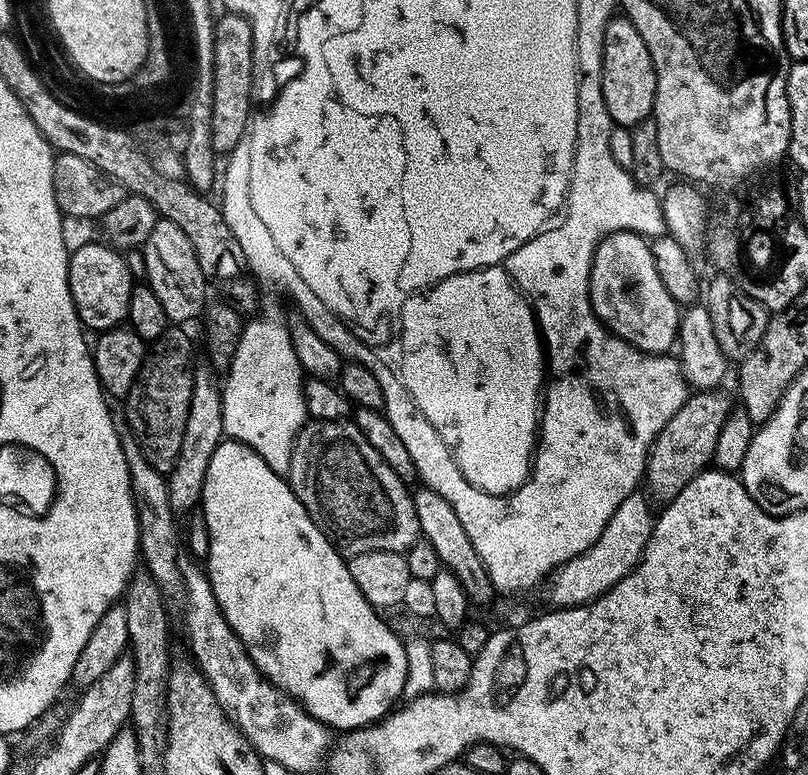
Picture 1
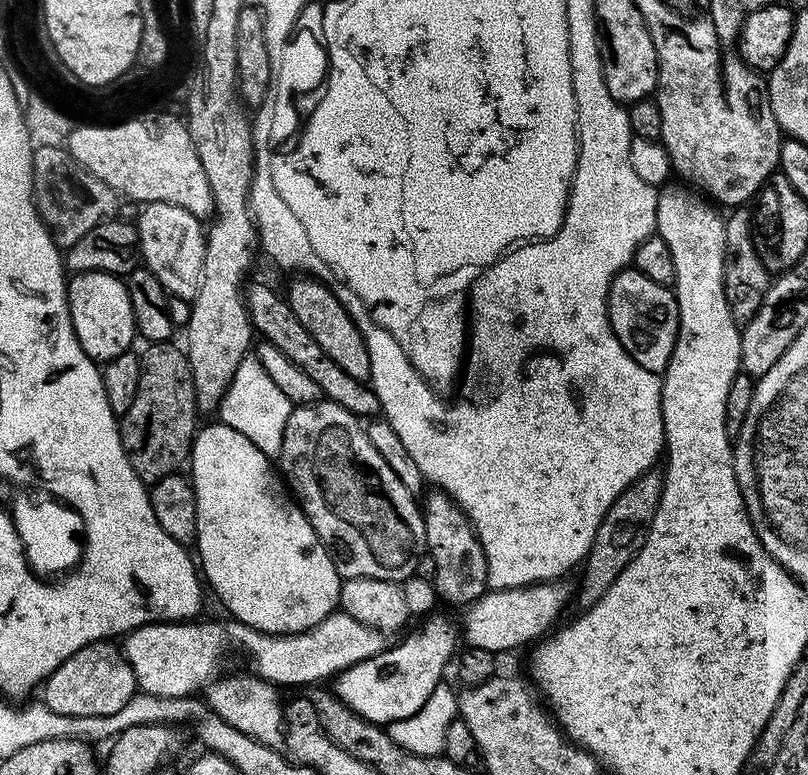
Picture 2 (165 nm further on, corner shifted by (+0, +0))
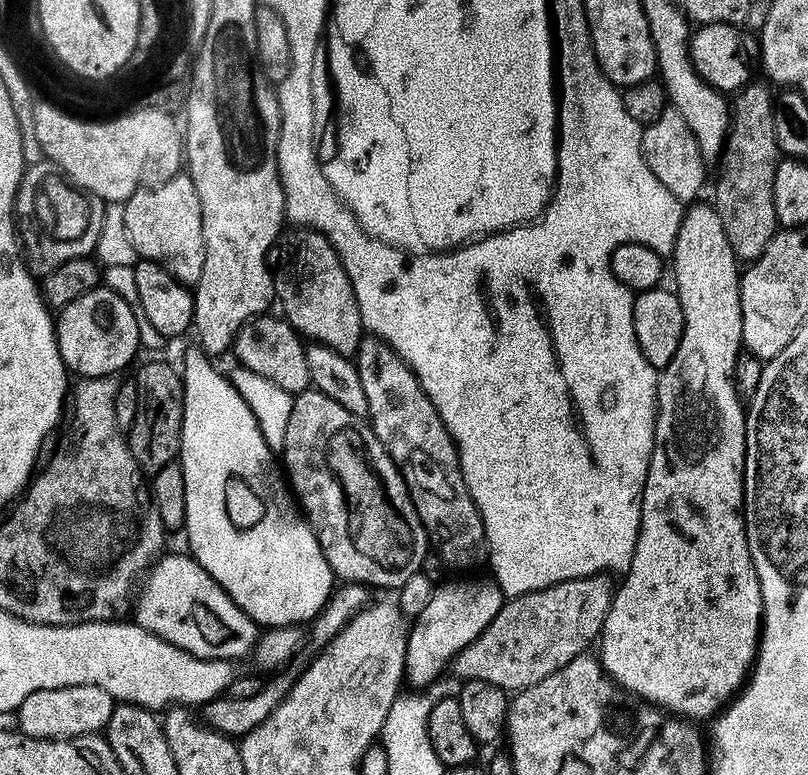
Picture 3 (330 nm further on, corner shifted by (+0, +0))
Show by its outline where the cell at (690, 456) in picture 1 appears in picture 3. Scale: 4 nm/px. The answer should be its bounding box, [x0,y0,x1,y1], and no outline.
[451,574,614,694]

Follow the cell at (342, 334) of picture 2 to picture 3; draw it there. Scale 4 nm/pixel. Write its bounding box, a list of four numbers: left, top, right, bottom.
[274,230,366,358]

